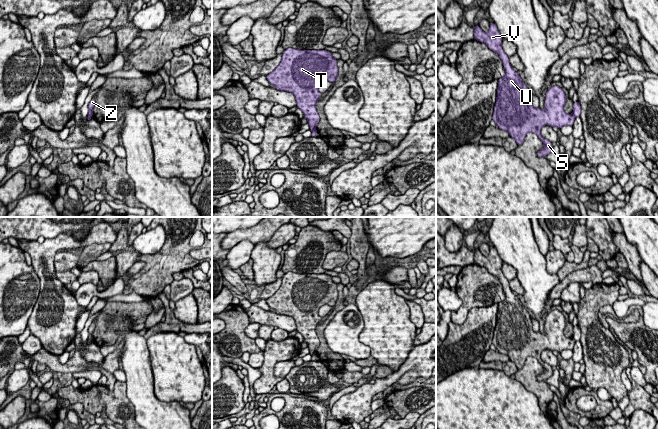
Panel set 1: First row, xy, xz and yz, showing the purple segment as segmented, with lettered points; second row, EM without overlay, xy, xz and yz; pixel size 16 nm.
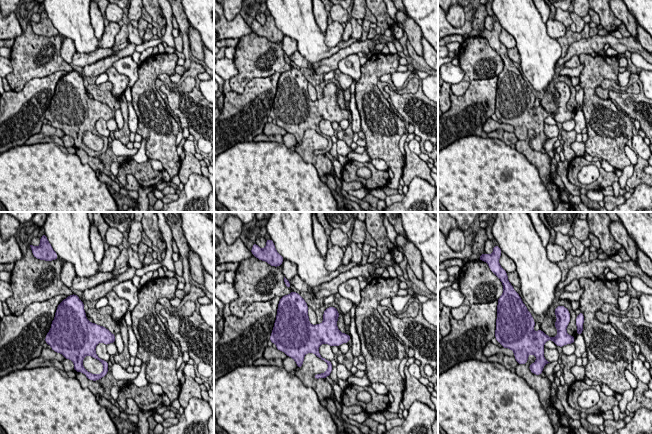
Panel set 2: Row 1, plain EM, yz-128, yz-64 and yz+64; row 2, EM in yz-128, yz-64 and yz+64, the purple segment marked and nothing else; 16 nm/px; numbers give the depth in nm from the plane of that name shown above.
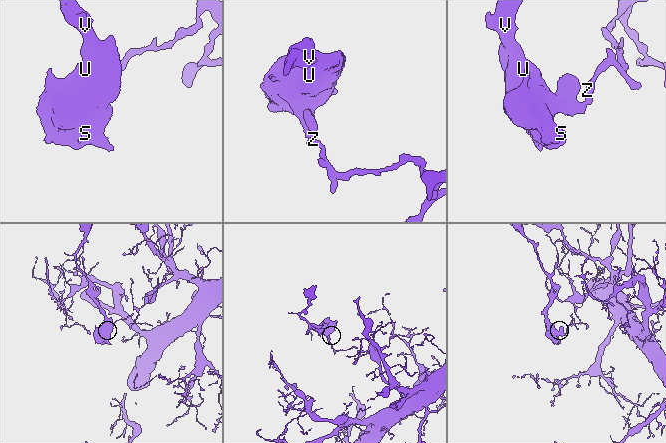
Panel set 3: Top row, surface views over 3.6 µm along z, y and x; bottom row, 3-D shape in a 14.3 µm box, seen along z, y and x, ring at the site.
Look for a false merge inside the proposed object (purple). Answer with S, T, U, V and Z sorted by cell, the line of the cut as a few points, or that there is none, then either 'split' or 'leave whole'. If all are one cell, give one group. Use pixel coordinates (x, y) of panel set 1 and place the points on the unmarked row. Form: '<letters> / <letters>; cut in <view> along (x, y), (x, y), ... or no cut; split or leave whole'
S T U V / Z; cut in yz along (572, 337), (575, 340); split

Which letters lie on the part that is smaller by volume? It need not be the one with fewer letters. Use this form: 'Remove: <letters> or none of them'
Remove: S, T, U, V

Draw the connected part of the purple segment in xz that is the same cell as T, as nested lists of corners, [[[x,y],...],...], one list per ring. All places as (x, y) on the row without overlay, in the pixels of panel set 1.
[[[287,272],[282,277],[282,283],[279,289],[266,302],[275,313],[290,316],[295,320],[297,332],[299,332],[310,350],[311,355],[316,354],[316,349],[320,340],[316,334],[316,327],[320,324],[322,317],[319,316],[319,309],[328,304],[336,306],[338,303],[337,283],[327,274],[300,274]]]

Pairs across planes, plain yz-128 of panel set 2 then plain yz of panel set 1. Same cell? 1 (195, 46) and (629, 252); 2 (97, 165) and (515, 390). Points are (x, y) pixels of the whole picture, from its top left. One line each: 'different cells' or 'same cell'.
1: same cell
2: different cells

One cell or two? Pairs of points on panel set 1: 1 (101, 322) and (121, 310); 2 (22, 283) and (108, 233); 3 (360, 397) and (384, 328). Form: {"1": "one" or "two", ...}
{"1": "one", "2": "two", "3": "two"}

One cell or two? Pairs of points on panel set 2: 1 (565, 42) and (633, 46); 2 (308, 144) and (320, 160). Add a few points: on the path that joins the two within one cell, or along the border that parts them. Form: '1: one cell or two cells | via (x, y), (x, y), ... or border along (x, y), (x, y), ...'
1: two cells | border along (590, 36), (574, 41), (567, 53), (561, 57)
2: one cell | via (308, 149), (308, 152), (315, 159)

